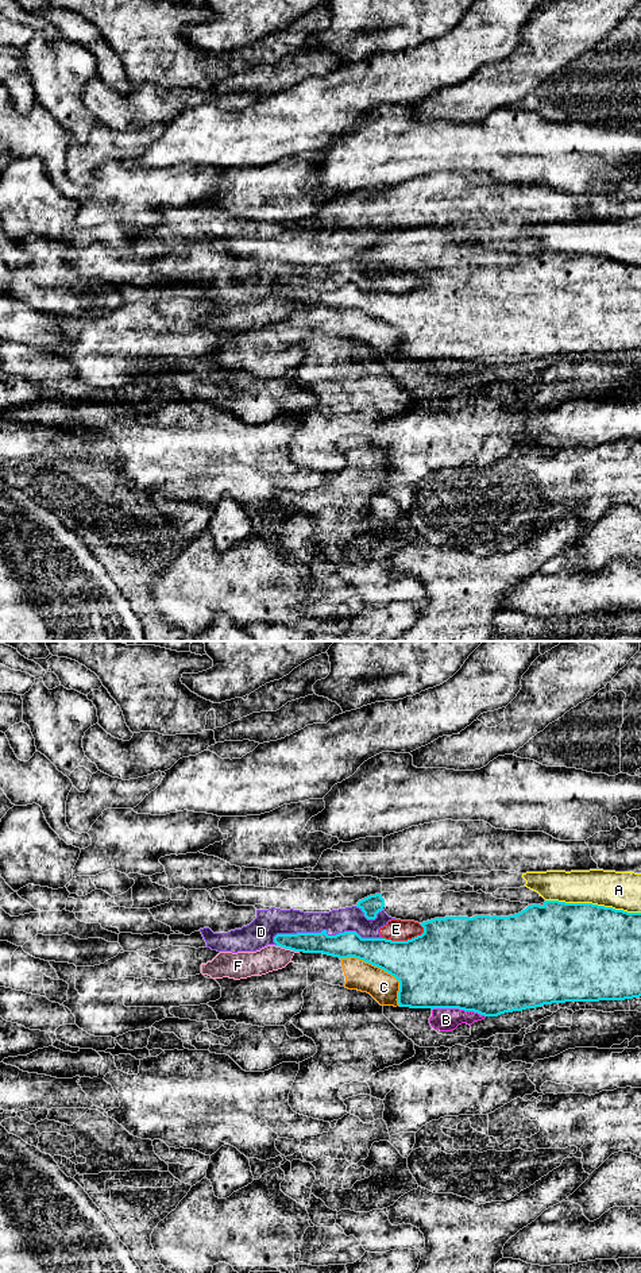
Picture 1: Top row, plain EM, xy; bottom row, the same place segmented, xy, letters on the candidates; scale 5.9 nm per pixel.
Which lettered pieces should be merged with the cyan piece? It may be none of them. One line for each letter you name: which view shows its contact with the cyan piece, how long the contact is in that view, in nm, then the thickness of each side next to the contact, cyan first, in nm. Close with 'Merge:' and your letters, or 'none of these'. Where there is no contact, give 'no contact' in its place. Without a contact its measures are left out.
Merge: none of these

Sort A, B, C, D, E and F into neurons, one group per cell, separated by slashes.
A / B C / D E F

